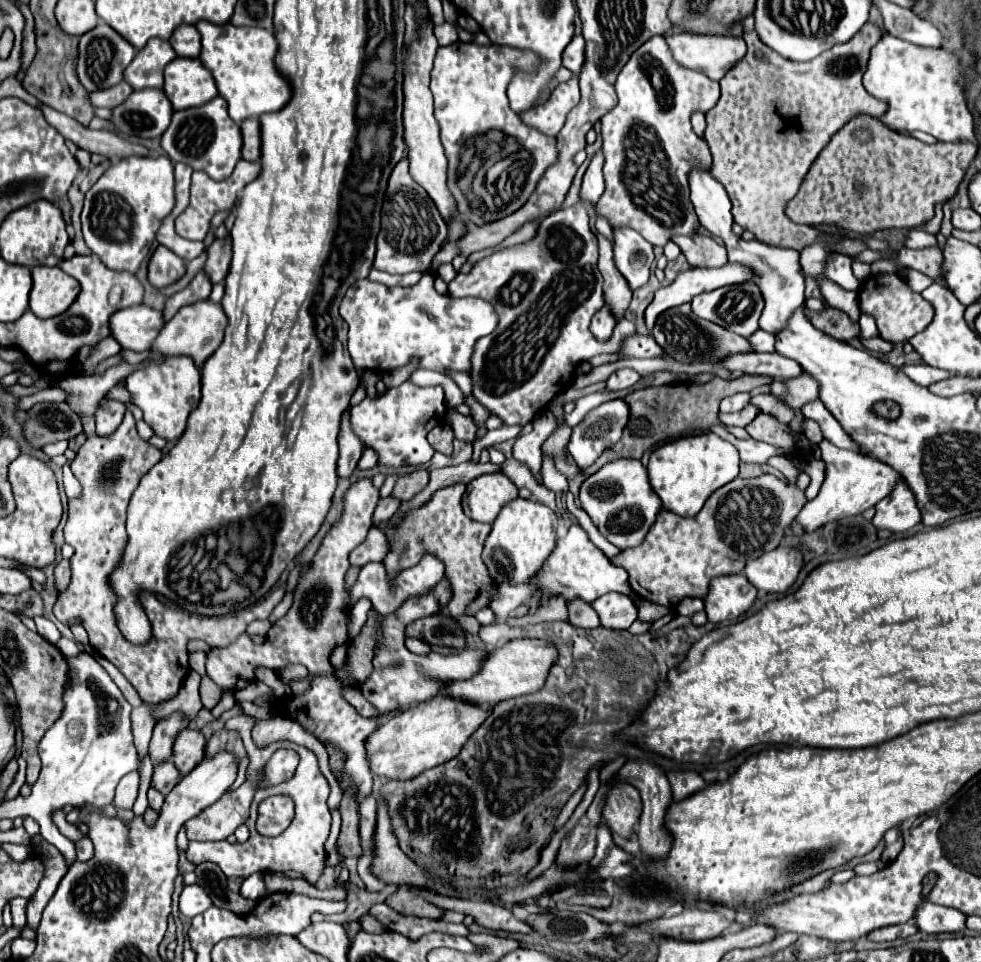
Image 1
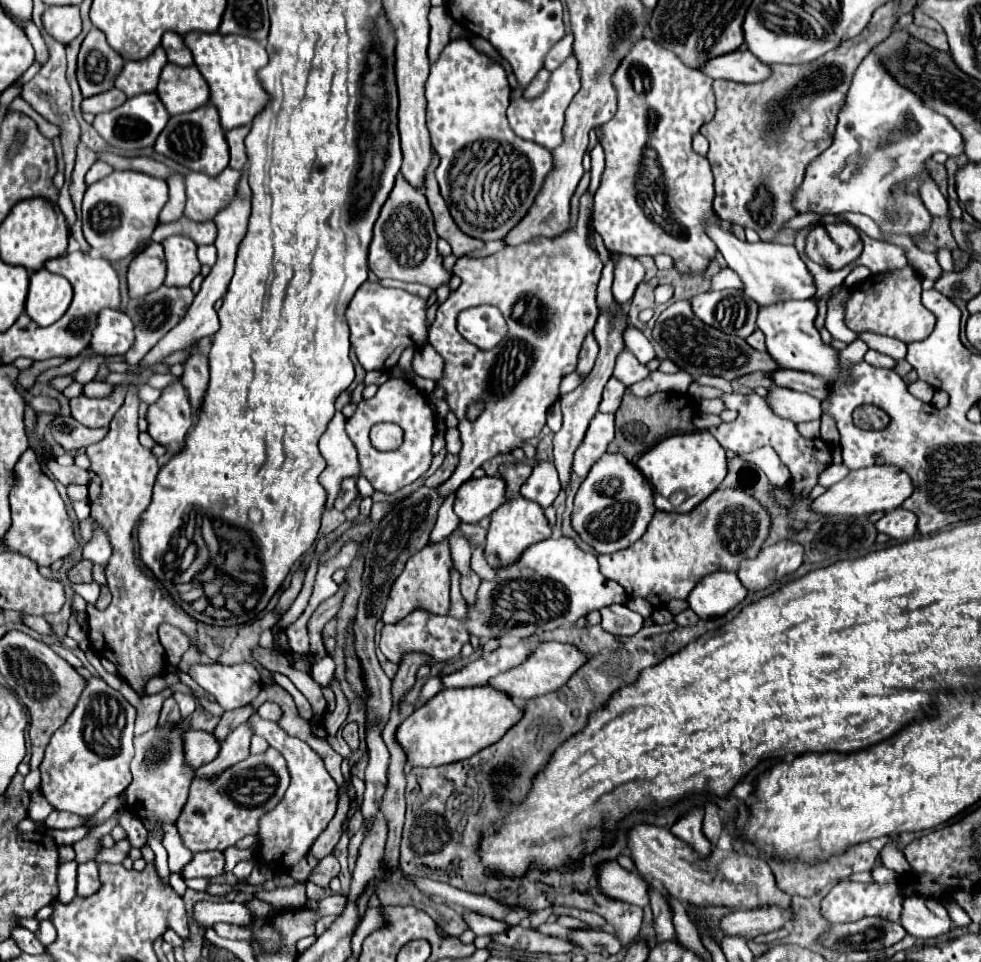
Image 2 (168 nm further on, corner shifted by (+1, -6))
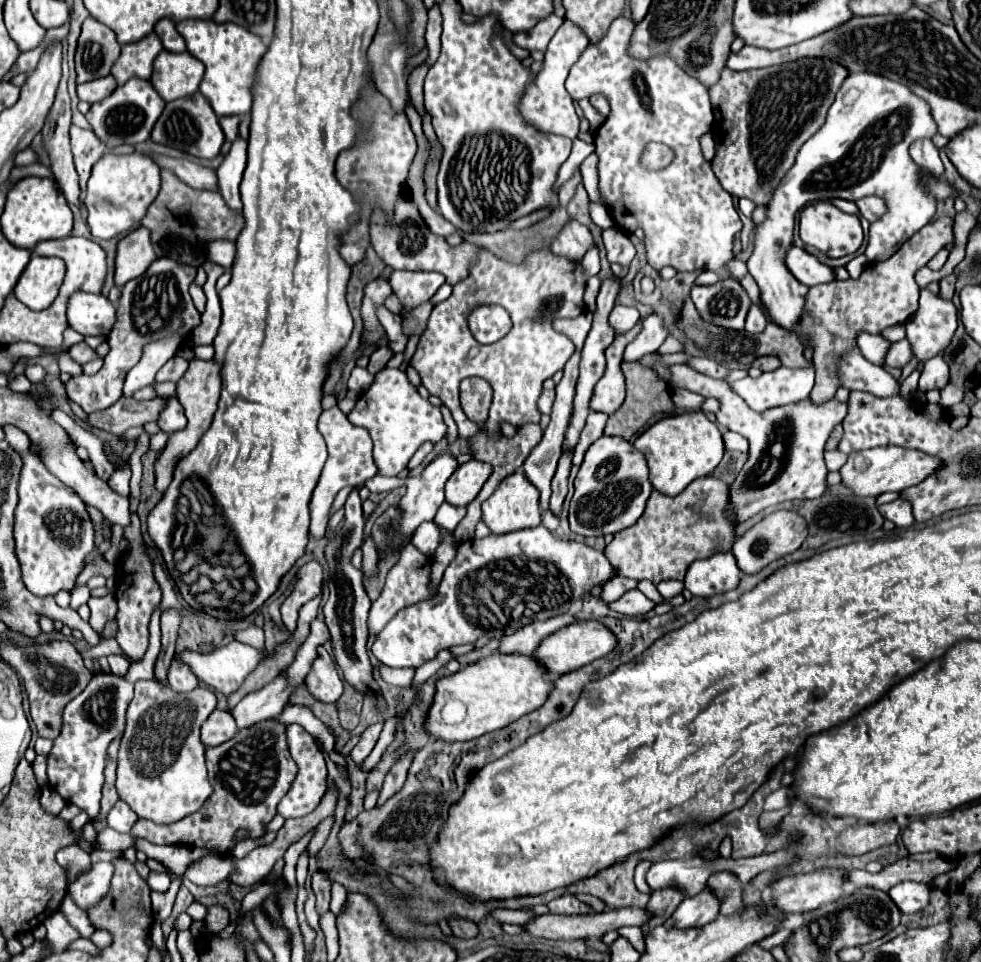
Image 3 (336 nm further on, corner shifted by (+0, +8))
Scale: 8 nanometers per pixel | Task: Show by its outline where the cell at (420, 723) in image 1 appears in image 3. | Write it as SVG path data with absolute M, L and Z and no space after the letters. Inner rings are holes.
M490 654L436 682L436 696L428 712L426 730L444 742L474 740L538 710L552 688L554 682L548 678L546 668L532 656Z

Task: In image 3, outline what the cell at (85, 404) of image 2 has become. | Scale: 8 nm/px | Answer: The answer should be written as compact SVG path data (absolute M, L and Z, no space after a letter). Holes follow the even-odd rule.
M164 256L154 260L148 272L130 280L122 288L122 296L116 308L116 324L112 326L112 332L108 334L110 352L106 354L102 368L94 376L70 378L70 382L66 384L68 398L76 402L88 414L104 410L122 396L124 378L132 370L132 366L140 362L142 348L146 344L160 340L160 336L168 338L174 332L182 334L184 340L188 340L192 330L200 324L200 314L194 308L192 298L188 294L188 286L192 284L194 276L196 276L196 266L182 264L174 258Z

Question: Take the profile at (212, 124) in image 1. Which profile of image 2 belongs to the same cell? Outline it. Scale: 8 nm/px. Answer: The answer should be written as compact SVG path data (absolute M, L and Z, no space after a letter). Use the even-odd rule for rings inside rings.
M205 104L187 114L171 116L155 142L155 150L193 172L203 172L209 176L217 176L229 166L229 144L219 122L219 110L213 104Z

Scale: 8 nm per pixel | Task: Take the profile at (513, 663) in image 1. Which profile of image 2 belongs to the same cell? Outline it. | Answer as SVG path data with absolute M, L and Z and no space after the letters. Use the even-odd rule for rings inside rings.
M541 642L527 656L527 660L521 666L515 666L515 668L491 678L489 686L503 692L503 694L507 694L515 704L521 704L529 698L543 696L543 694L553 692L559 686L563 686L571 678L571 672L575 672L579 666L583 666L583 662L587 662L587 658L583 658L583 654L573 650L573 646L559 644L559 642Z

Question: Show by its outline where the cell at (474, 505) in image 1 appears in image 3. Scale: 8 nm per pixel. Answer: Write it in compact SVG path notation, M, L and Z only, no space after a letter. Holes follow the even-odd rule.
M478 460L460 464L446 482L446 502L454 506L468 506L490 476L490 466Z

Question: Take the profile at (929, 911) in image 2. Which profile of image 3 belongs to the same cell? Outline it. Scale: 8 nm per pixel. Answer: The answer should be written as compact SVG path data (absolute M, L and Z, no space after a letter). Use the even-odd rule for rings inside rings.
M900 882L888 890L888 896L900 912L920 912L928 904L928 886L918 882Z

